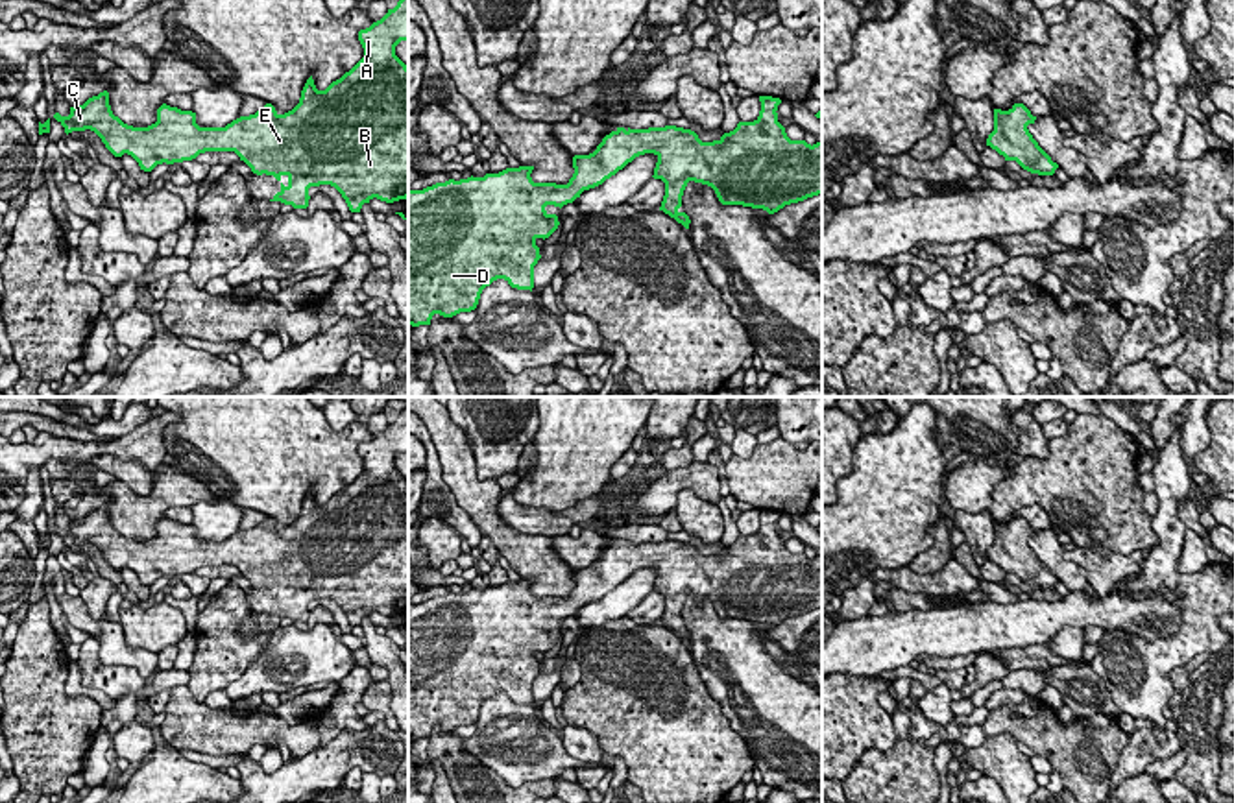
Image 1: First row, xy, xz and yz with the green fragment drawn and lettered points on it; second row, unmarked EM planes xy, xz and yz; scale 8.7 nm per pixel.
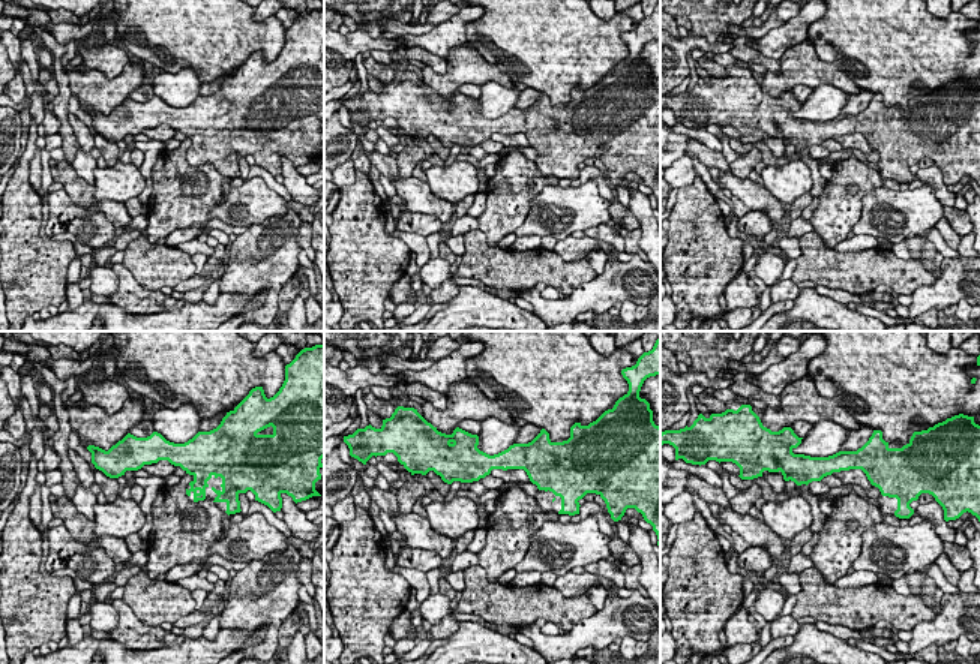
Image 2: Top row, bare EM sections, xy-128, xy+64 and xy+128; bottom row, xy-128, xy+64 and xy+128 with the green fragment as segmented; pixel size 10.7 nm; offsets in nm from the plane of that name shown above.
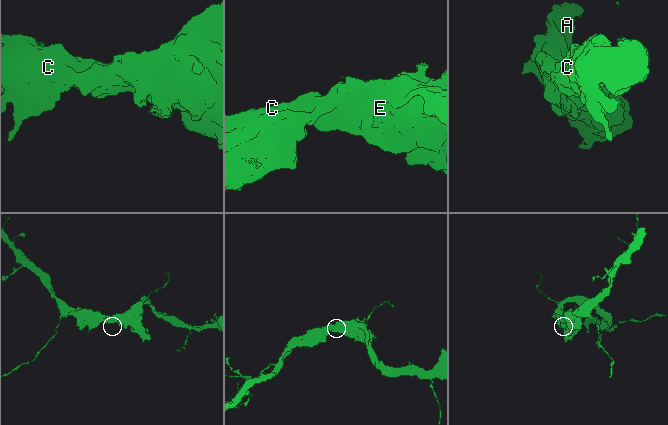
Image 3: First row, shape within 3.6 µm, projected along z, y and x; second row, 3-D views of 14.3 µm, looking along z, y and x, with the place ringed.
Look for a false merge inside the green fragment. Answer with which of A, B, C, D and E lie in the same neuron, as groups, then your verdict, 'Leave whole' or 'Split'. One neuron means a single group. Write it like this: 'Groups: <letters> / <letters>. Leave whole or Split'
Groups: A B C D E. Leave whole

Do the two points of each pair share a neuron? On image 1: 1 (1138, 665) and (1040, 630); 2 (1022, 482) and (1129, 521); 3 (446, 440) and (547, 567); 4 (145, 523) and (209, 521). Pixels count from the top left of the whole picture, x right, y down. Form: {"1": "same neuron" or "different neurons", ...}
{"1": "different neurons", "2": "same neuron", "3": "same neuron", "4": "different neurons"}

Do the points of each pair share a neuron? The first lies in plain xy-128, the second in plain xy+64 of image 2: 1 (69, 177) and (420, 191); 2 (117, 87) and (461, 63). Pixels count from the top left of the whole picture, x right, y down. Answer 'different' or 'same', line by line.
1: different
2: same

